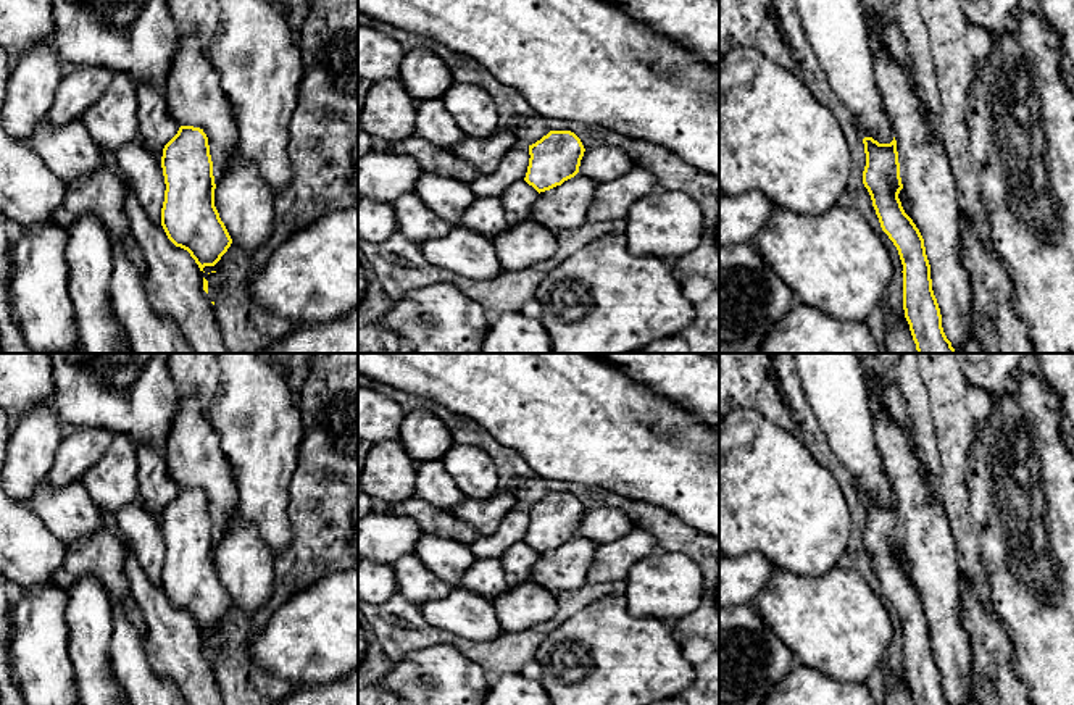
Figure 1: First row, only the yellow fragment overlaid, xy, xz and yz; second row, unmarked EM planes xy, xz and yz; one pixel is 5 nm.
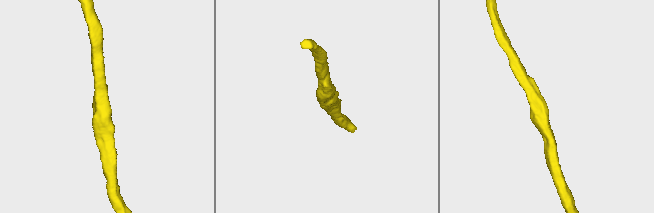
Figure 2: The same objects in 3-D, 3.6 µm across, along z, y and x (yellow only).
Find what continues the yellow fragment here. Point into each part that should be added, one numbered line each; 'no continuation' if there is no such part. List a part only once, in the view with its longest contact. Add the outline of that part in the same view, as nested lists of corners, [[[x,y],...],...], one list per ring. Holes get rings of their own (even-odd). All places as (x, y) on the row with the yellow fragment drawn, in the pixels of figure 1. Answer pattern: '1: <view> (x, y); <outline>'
1: yz (924, 170); [[[866,10],[866,24],[872,40],[874,76],[880,90],[897,140],[900,177],[908,200],[911,219],[919,229],[930,265],[932,290],[937,298],[942,327],[956,353],[971,334],[971,286],[960,257],[960,211],[951,168],[940,144],[935,119],[924,97],[916,92],[901,66],[880,47],[882,15]]]

